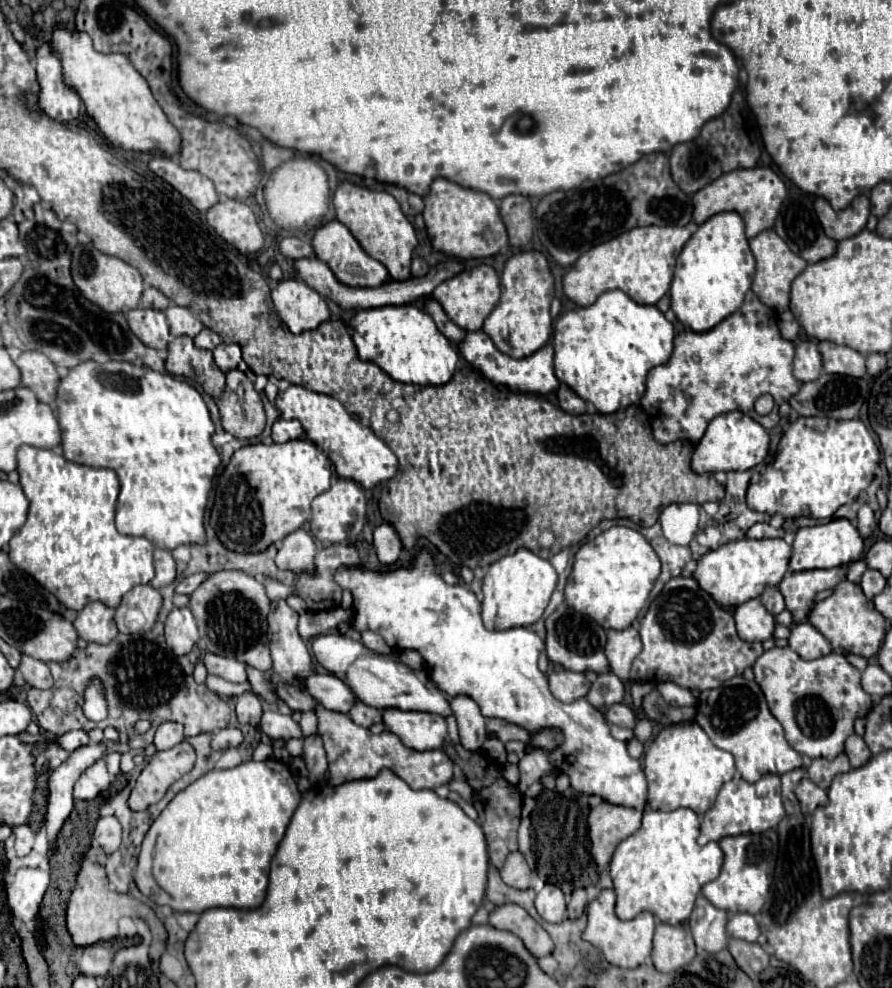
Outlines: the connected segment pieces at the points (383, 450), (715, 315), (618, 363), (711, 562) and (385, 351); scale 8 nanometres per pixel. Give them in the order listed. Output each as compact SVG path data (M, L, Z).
M290 386L286 392L276 396L274 404L284 420L300 420L306 438L316 442L316 446L320 446L320 450L324 450L324 454L332 460L337 478L350 478L364 488L372 488L396 474L396 454L368 426L354 420L336 398L312 392L306 386Z
M720 212L706 220L680 252L670 290L670 308L694 332L708 332L736 312L754 280L754 256L748 248L744 222L736 212Z
M622 290L604 292L592 306L574 308L558 316L554 324L554 372L556 378L568 384L582 400L592 402L598 412L612 414L620 408L638 404L646 390L646 376L652 368L670 360L674 348L674 326L656 306L640 306Z
M742 538L706 552L698 560L694 578L700 584L700 588L708 592L720 606L736 608L752 598L758 598L766 586L780 584L782 576L788 572L788 560L790 546L782 538L764 538L764 540Z
M414 304L358 310L350 320L350 332L358 356L364 362L374 362L398 382L440 386L448 382L456 370L458 350L436 328L430 315Z

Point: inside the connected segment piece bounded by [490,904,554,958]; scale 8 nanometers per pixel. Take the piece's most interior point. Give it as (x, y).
(511, 917)

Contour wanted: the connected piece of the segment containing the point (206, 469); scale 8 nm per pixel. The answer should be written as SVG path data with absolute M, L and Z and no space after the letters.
M94 360L82 362L74 368L68 370L68 374L64 378L60 378L58 382L58 394L56 394L56 410L58 410L58 424L62 430L62 450L64 450L64 458L76 464L86 464L86 466L100 466L100 468L110 468L118 474L120 480L120 494L118 494L118 502L116 502L116 528L122 534L130 534L130 536L144 536L148 538L152 544L166 548L166 550L174 550L180 544L202 544L206 542L206 534L204 534L204 508L206 508L206 500L208 500L208 490L212 486L212 478L216 474L216 468L220 466L220 456L216 452L216 448L212 446L212 434L214 434L214 424L210 420L210 412L200 396L200 392L196 388L192 388L185 381L172 376L168 372L156 372L146 368L146 366L136 366L130 362L104 362L98 364Z

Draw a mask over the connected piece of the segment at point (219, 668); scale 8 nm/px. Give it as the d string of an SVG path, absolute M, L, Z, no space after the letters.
M206 652L202 662L206 664L210 674L222 676L224 680L230 680L234 684L244 684L248 682L248 674L246 674L246 664L236 660L236 658L226 658L226 656L218 656L212 652Z

